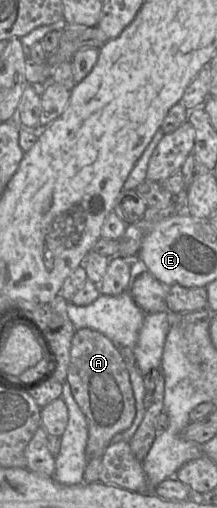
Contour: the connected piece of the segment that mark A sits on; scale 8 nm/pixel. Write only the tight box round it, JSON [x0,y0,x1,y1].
[67,328,136,459]

